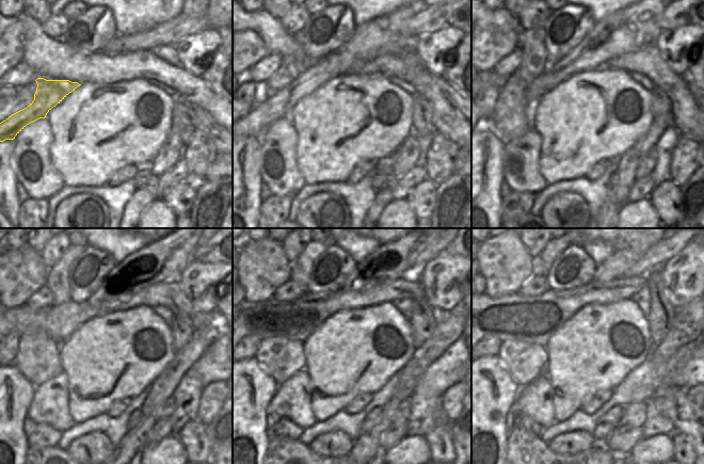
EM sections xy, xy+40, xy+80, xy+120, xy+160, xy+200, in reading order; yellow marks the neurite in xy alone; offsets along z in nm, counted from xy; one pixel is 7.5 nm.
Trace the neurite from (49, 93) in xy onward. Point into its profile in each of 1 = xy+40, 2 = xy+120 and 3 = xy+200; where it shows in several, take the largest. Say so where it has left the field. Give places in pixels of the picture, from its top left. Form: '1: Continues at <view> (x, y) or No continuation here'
1: Continues at xy+40 (381, 35)
2: Continues at xy+120 (163, 260)
3: Continues at xy+200 (617, 266).

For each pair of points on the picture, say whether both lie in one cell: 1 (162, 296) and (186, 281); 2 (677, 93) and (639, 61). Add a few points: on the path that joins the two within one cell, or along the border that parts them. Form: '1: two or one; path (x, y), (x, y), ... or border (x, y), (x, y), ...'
1: two; border (178, 281), (192, 306)
2: one; path (672, 82), (650, 63)

